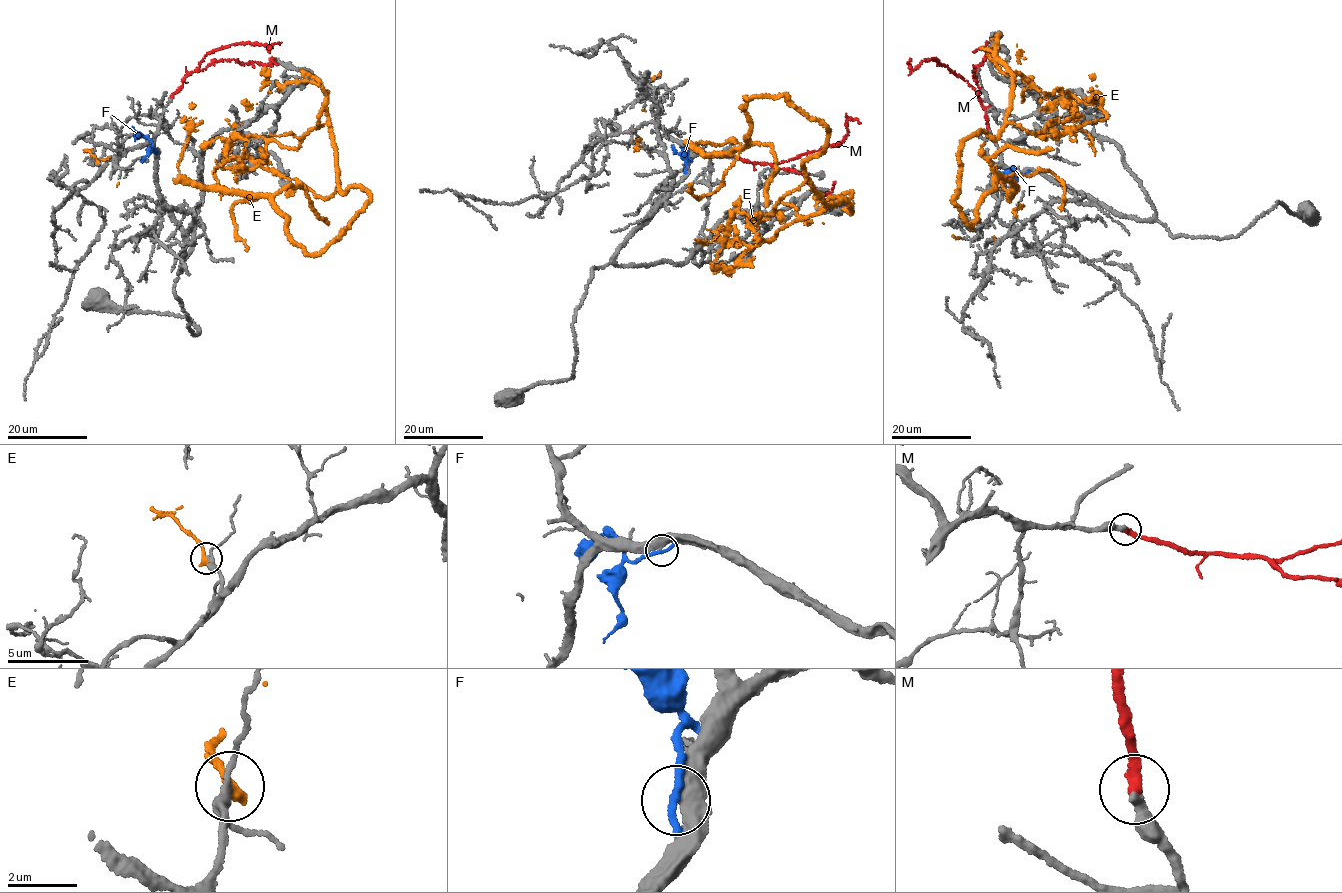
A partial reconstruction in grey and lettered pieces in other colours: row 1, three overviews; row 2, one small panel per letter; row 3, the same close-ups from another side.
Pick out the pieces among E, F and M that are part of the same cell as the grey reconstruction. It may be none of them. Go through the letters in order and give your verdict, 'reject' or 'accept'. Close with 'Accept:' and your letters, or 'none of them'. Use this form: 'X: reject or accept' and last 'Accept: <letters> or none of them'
E: reject
F: reject
M: accept
Accept: M

